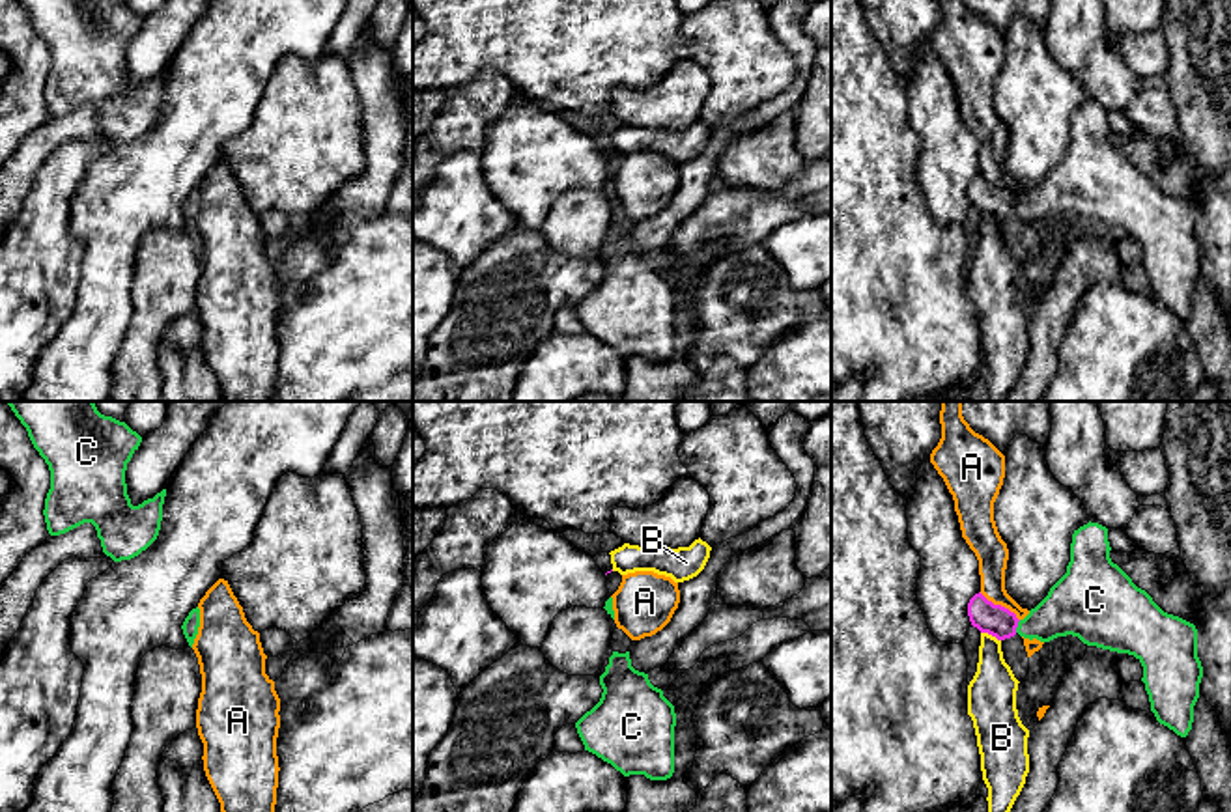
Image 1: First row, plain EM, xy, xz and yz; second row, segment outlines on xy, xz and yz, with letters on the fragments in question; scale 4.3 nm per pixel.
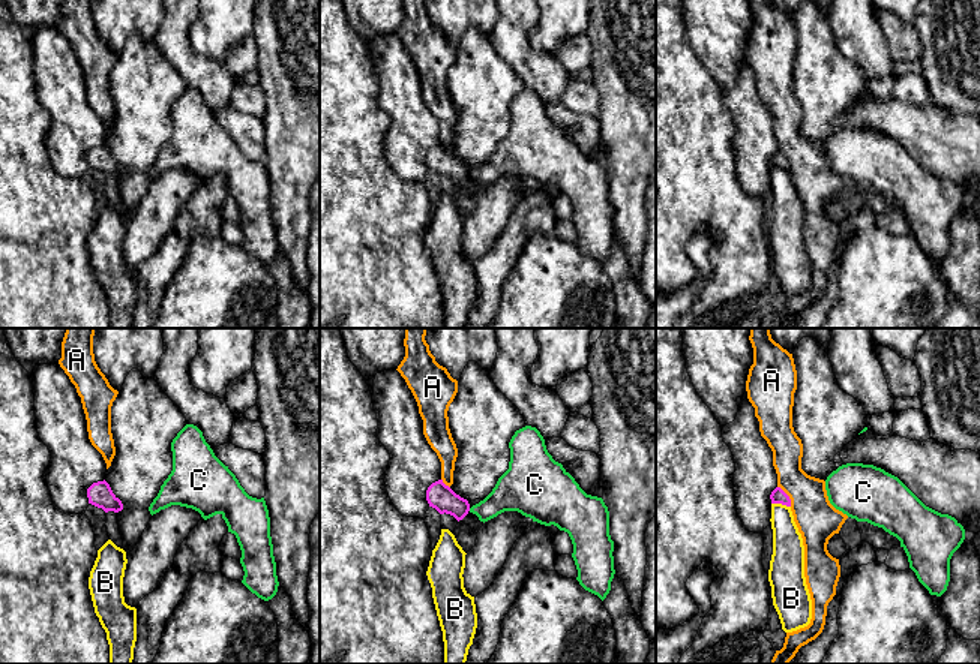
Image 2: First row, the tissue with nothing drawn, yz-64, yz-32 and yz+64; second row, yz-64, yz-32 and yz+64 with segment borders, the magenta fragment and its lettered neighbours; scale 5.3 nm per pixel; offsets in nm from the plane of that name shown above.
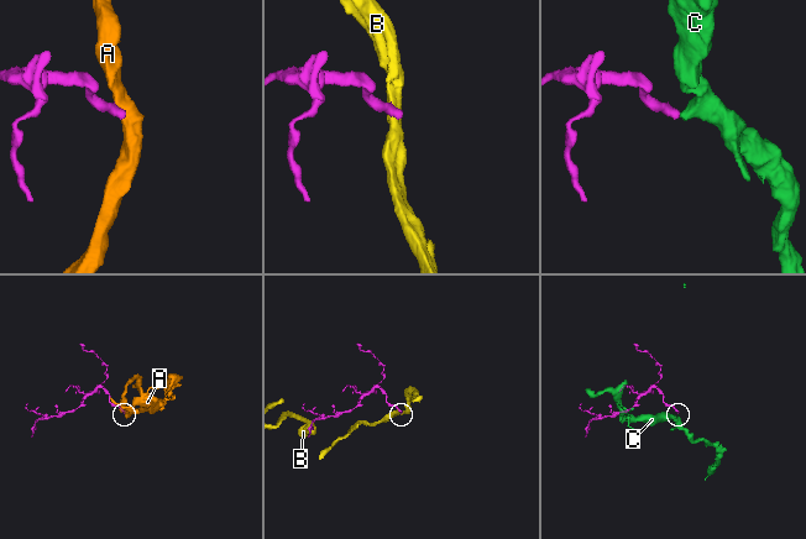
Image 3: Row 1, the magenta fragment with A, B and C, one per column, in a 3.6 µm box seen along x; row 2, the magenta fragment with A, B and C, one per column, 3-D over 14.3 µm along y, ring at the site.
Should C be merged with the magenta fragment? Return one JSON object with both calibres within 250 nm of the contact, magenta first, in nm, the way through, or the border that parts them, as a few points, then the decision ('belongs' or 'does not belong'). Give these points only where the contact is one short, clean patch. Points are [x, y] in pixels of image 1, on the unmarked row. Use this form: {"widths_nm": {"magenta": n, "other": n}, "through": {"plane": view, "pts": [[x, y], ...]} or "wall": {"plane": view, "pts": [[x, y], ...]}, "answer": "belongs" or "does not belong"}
{"widths_nm": {"magenta": 140, "other": 240}, "through": {"plane": "yz", "pts": [[996, 202], [1017, 208], [1047, 204], [1071, 189]]}, "answer": "belongs"}

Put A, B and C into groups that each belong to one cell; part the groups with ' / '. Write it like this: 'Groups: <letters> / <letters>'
Groups: A / B / C

